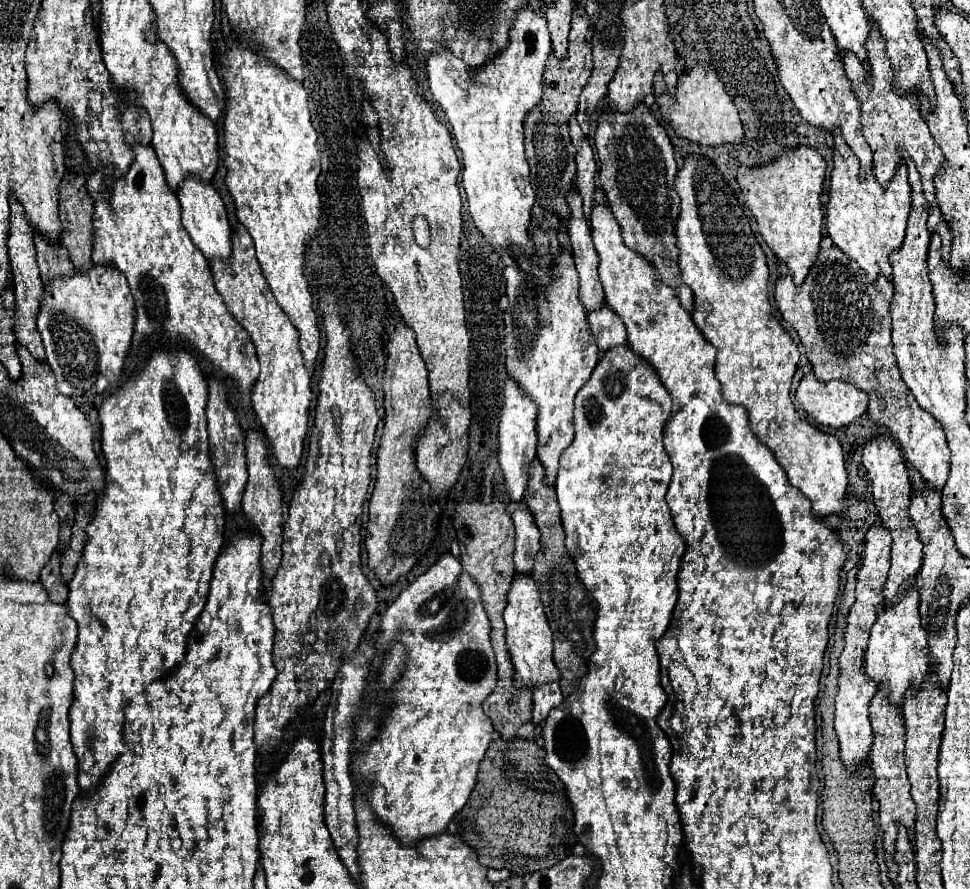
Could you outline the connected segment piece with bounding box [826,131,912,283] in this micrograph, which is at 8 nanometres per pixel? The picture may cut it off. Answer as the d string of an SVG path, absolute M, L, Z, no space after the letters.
M834 131L834 169L830 177L830 193L826 203L826 229L832 243L856 261L868 275L870 283L876 283L880 275L884 275L892 283L892 267L890 253L898 251L904 241L904 231L910 213L910 183L906 177L906 167L900 165L892 183L882 189L872 171L858 179L858 159L852 149L840 137L840 131Z

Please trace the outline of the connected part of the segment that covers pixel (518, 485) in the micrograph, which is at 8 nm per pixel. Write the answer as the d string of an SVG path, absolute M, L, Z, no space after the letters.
M506 379L504 387L504 405L500 413L500 449L498 449L498 461L504 473L506 491L510 495L512 503L524 503L524 491L528 487L528 471L536 457L536 407L532 407L532 399L528 399L520 387L512 379Z

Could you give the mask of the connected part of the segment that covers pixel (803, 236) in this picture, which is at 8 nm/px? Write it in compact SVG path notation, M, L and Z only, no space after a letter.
M800 147L768 167L748 167L740 165L738 185L742 189L744 201L758 223L758 233L772 249L778 261L782 261L792 273L796 287L802 287L808 271L816 263L820 241L822 241L822 191L824 191L826 161L820 153L810 147Z

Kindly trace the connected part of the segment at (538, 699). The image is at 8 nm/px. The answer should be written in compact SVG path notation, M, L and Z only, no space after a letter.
M552 681L546 685L536 685L536 687L532 687L532 693L534 693L534 723L536 725L546 719L546 715L552 707L558 707L564 701L558 681Z

